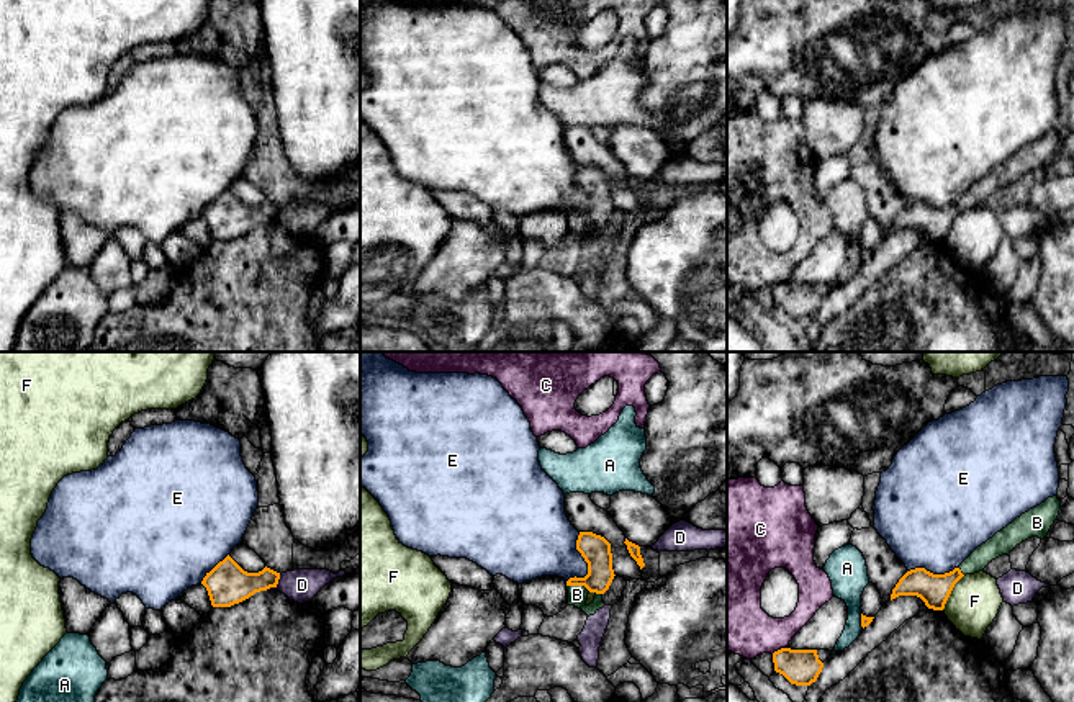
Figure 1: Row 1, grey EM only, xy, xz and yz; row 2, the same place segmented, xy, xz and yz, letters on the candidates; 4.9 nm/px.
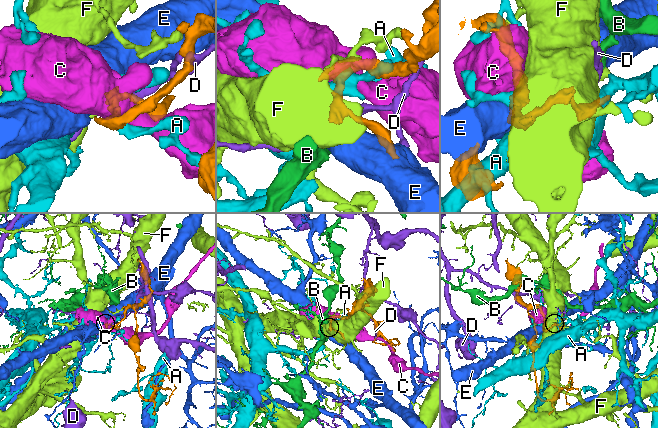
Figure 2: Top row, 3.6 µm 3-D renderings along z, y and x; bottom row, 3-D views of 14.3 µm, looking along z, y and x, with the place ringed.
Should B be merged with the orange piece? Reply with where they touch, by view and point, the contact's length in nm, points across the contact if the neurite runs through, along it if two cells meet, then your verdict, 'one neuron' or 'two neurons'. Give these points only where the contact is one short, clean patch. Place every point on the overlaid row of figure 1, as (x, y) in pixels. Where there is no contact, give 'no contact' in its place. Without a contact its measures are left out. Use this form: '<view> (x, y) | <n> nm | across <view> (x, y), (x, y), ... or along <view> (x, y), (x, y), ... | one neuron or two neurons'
xz (578, 584) | 120 nm | two neurons

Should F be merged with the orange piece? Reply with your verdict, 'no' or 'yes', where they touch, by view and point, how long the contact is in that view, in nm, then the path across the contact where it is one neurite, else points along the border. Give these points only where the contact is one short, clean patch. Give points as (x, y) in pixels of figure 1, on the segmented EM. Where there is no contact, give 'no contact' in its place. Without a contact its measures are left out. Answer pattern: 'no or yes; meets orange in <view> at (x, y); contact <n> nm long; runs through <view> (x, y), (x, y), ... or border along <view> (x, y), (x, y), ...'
no; meets orange in yz at (950, 593); contact 200 nm long

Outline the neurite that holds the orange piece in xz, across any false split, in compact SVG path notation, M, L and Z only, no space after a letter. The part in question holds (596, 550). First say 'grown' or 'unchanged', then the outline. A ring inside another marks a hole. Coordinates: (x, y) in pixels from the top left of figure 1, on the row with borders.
unchanged; M580 532L576 550L588 563L588 574L584 578L570 578L566 586L584 586L589 592L604 594L616 576L611 543L593 532Z

